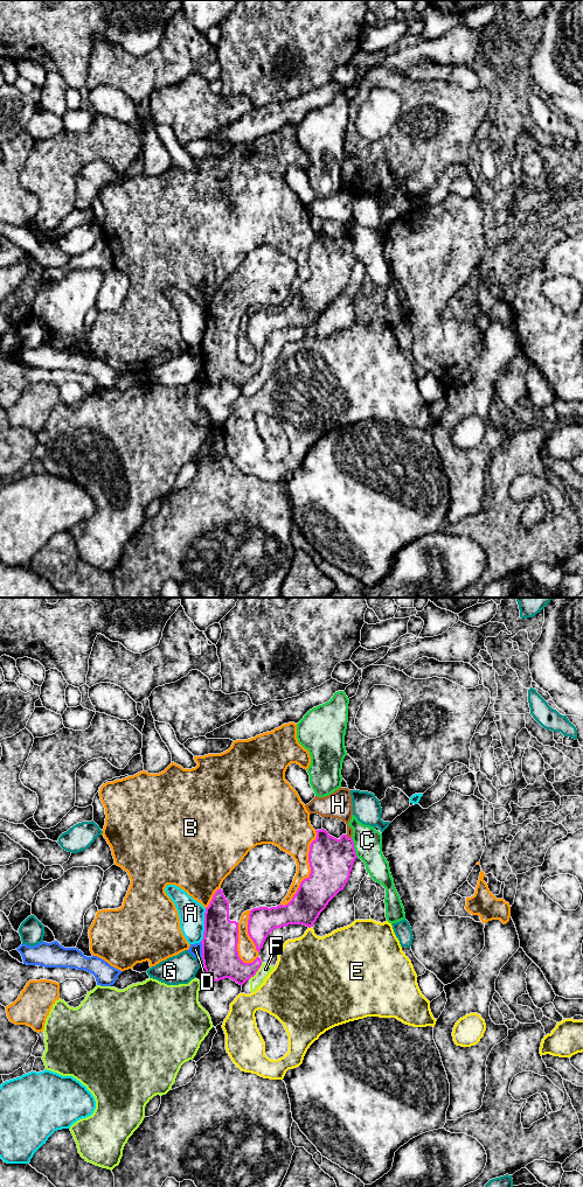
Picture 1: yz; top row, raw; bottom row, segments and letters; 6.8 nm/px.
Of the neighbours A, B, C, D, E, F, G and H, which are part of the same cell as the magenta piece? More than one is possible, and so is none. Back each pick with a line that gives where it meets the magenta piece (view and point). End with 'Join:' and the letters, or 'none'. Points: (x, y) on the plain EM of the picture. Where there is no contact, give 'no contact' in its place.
Join: none

